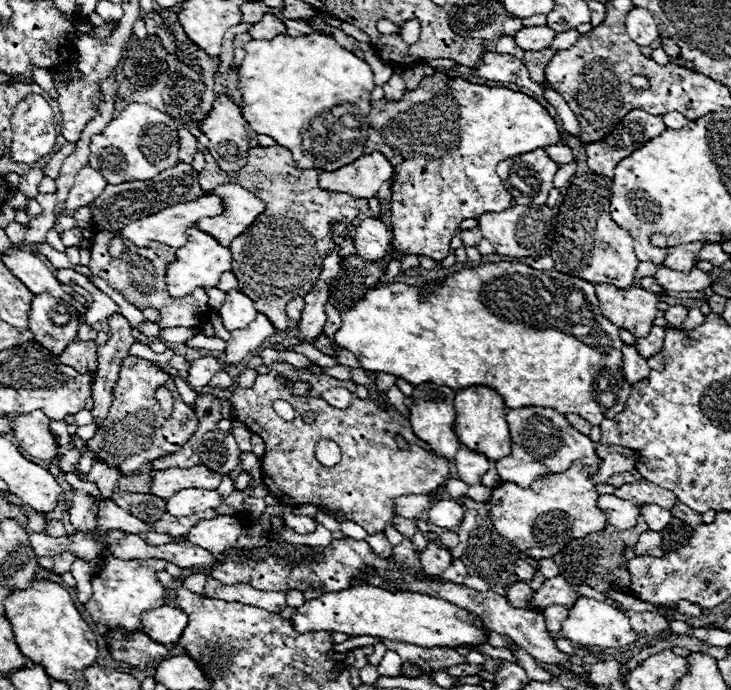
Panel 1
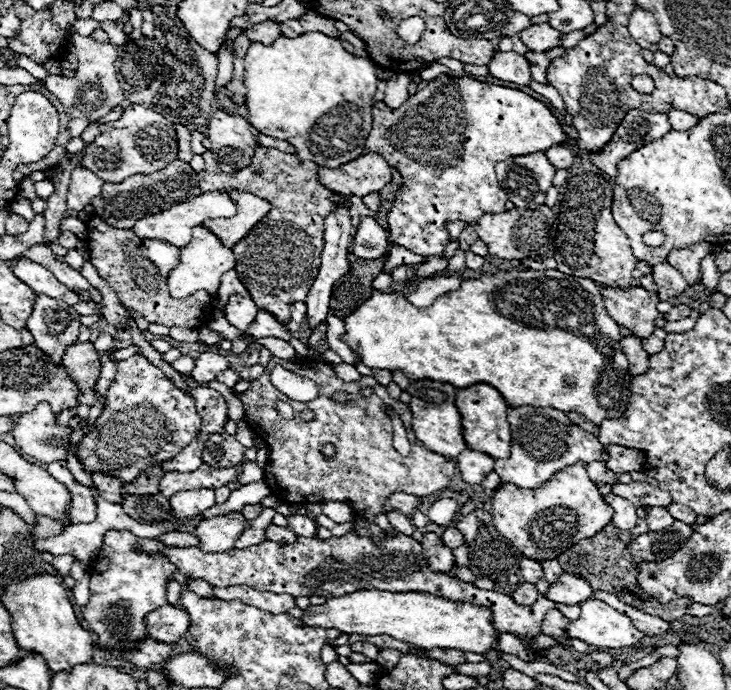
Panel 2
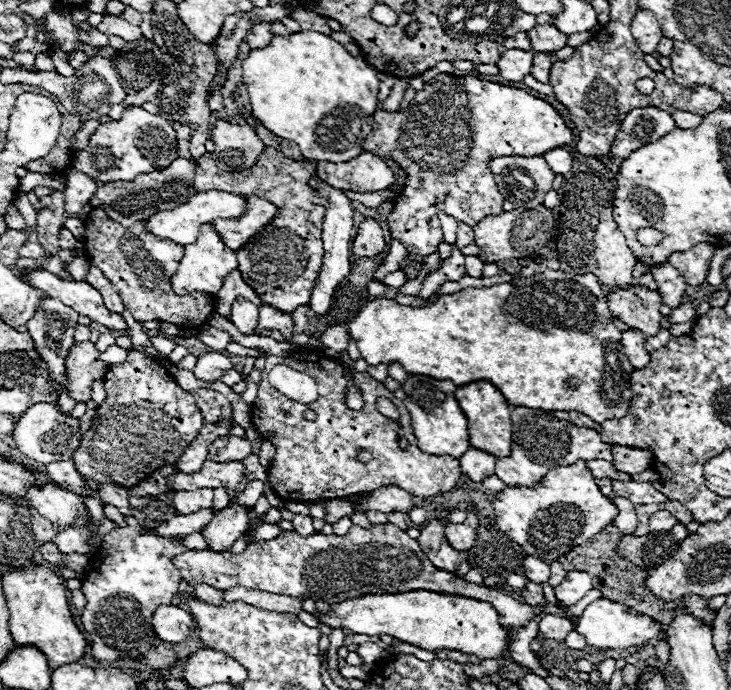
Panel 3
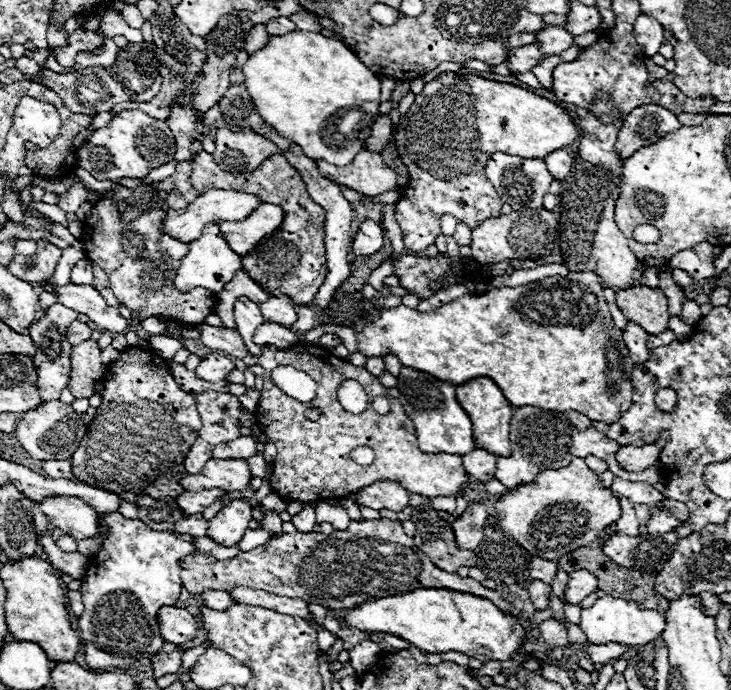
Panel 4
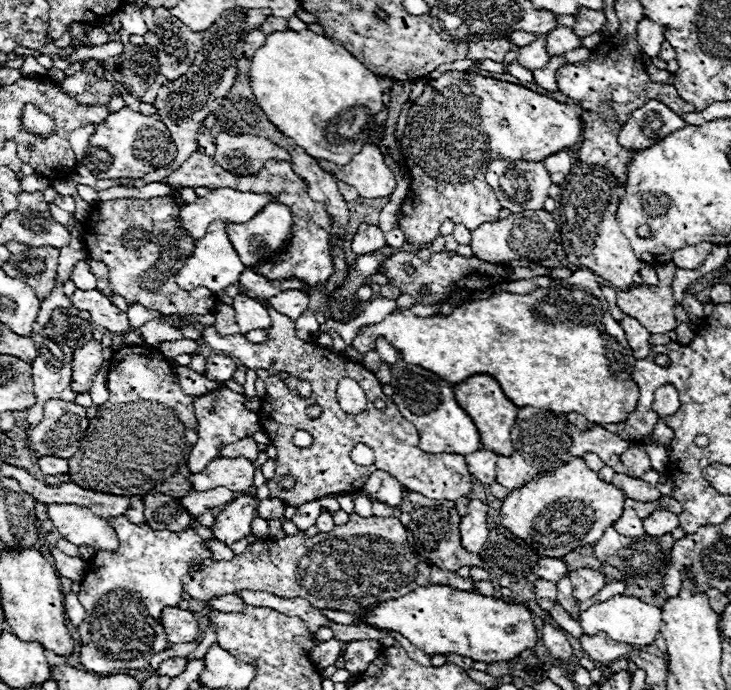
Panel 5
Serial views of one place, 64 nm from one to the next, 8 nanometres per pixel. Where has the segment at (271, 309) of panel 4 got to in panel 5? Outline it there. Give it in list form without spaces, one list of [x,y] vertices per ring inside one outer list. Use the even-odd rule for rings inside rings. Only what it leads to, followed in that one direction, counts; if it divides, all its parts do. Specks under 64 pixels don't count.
[[[286,290],[286,292],[280,292],[278,296],[270,298],[270,304],[278,312],[290,316],[292,320],[296,320],[302,314],[302,310],[308,308],[308,302],[310,302],[310,296],[304,294],[302,290]]]

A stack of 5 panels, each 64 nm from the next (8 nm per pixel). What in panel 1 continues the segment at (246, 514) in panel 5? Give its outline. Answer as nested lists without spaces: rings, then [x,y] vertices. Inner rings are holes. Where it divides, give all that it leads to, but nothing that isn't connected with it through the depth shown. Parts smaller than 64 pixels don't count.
[[[216,516],[212,520],[200,520],[190,532],[188,532],[188,542],[218,554],[226,552],[228,548],[234,548],[238,536],[242,534],[244,524],[240,516]]]

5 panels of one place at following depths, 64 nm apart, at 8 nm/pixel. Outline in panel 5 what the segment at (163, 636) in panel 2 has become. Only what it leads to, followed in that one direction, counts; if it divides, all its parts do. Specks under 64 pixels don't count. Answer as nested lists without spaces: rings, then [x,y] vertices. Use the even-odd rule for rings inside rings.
[[[164,608],[160,620],[162,620],[164,632],[166,632],[166,638],[170,644],[192,642],[200,634],[194,612],[180,610],[180,608]]]

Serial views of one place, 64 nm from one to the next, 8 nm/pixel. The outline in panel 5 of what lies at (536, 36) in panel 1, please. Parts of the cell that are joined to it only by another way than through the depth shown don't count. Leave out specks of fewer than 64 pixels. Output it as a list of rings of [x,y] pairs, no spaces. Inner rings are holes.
[[[558,26],[556,30],[552,30],[552,34],[548,34],[548,46],[546,46],[546,50],[548,50],[550,56],[558,56],[558,54],[566,54],[568,50],[576,50],[580,46],[582,46],[582,42],[572,32],[572,28]]]

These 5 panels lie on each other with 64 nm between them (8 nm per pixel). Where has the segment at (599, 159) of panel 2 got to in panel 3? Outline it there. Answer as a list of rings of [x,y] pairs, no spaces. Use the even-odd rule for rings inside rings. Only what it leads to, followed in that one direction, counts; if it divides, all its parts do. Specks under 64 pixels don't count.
[[[648,106],[648,108],[634,108],[626,114],[626,118],[620,124],[620,130],[616,134],[616,140],[612,144],[612,160],[602,160],[606,164],[608,170],[616,172],[618,164],[628,158],[634,150],[638,150],[640,146],[646,146],[650,142],[660,140],[664,134],[668,134],[670,130],[676,128],[676,122],[672,118],[672,114],[656,108],[656,106]]]

